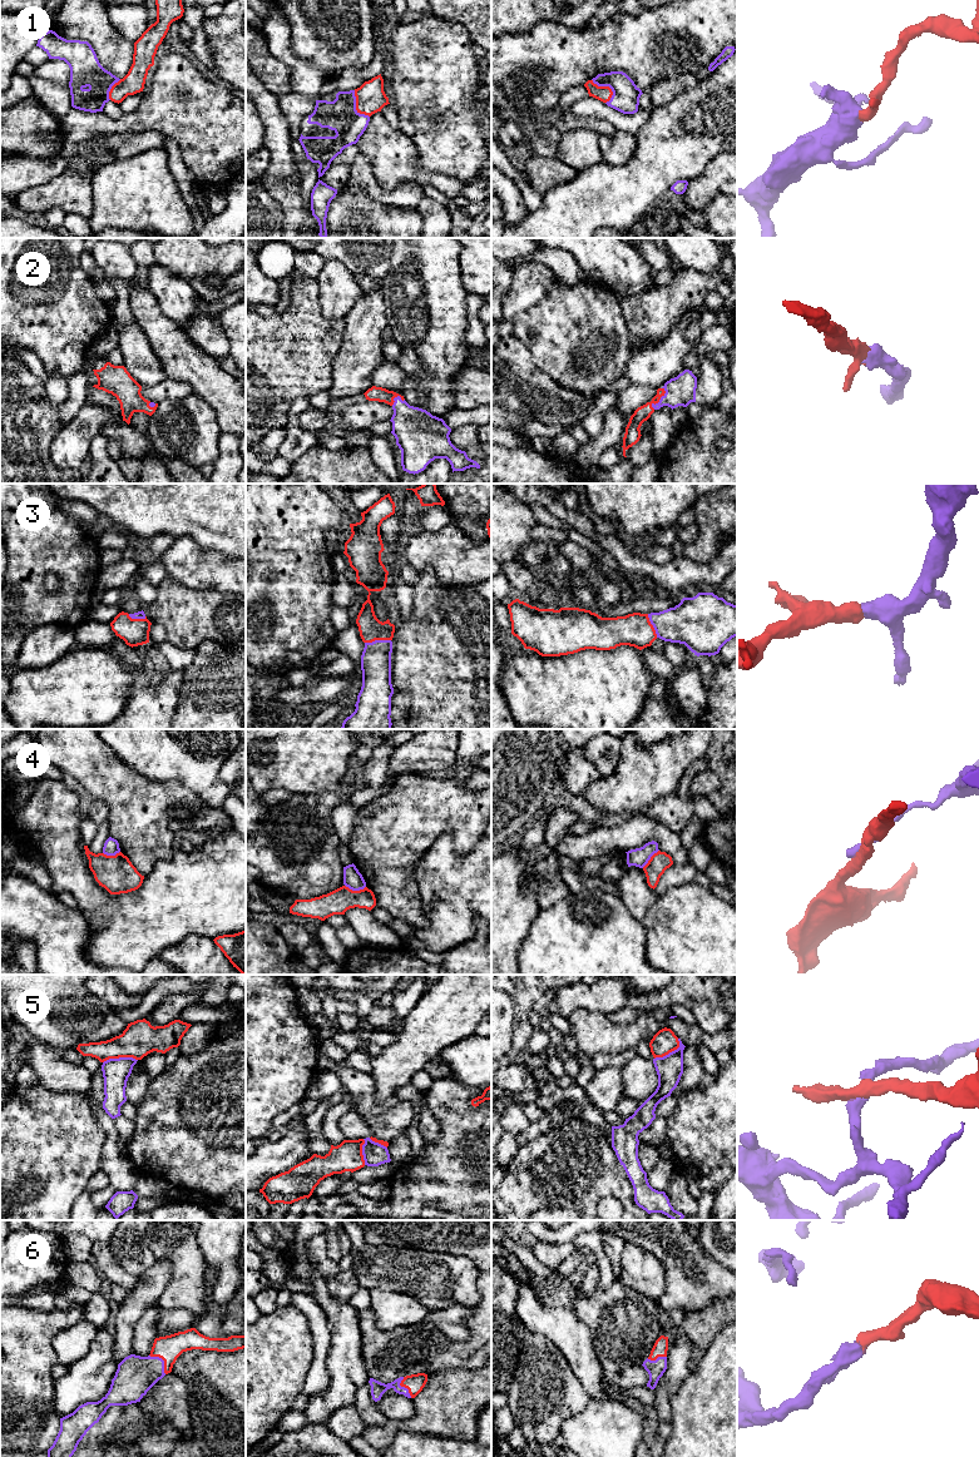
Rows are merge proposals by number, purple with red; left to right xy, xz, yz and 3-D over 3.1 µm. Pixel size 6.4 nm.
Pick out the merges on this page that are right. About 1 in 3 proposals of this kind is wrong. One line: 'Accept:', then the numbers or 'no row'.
Accept: 1, 2, 3, 6

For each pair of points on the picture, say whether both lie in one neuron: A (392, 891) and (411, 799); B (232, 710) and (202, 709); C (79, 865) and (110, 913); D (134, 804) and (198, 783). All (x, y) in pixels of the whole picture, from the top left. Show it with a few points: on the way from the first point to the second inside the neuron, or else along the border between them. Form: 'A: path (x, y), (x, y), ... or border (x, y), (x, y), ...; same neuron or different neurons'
A: path (392, 868), (392, 834), (405, 822); same neuron
B: path (225, 710), (209, 709); same neuron
C: border (112, 895), (107, 902), (87, 915); different neurons
D: border (157, 781), (178, 781), (198, 797), (204, 808); different neurons

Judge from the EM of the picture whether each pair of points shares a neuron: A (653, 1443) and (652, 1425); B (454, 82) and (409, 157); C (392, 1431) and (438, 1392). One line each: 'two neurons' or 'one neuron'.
A: one neuron
B: two neurons
C: one neuron

